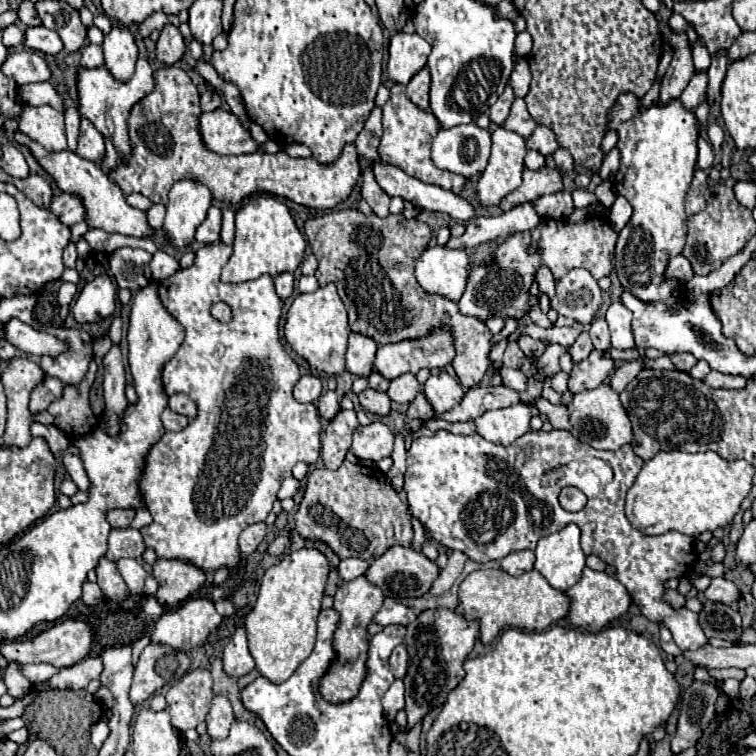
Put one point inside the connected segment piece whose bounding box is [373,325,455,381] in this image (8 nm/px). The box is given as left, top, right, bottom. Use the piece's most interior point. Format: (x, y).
(436, 350)

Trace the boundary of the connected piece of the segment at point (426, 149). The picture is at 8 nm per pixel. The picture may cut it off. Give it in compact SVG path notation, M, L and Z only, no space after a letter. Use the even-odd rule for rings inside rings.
M393 85L391 99L383 105L383 137L381 137L381 145L379 145L379 157L383 161L403 169L407 175L421 179L423 183L439 185L447 191L459 193L465 187L465 177L443 171L443 169L435 167L431 161L431 141L433 141L433 133L437 133L437 131L439 131L439 123L435 121L435 117L429 111L423 111L417 105L413 105L409 101L409 97L405 95L403 85Z

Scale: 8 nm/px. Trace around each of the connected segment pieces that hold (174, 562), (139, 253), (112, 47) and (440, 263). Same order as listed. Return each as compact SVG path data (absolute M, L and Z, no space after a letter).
M157 559L153 563L153 577L159 581L155 599L165 607L177 607L187 601L205 581L205 573L179 559Z
M121 247L115 253L111 253L109 271L119 287L137 291L151 283L151 269L149 269L151 257L153 255L143 249Z
M117 25L109 35L105 35L101 47L105 57L105 69L117 81L129 81L135 73L135 61L137 61L137 45L133 35L125 27Z
M433 247L427 249L415 263L417 283L427 293L441 295L449 301L459 301L469 273L469 257L463 249Z

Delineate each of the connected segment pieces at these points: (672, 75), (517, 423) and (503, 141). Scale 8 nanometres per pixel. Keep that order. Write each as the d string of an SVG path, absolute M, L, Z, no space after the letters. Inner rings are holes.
M661 25L661 33L671 43L671 47L675 49L673 61L671 61L663 81L661 81L661 91L659 91L659 101L657 101L659 105L665 105L683 93L683 89L687 87L689 79L693 77L695 69L693 69L693 59L691 59L687 35L673 33L669 29L669 25Z
M513 405L483 413L475 419L475 427L483 439L491 443L511 445L515 439L529 431L529 421L531 409L527 405Z
M497 127L491 133L491 155L489 155L489 163L479 179L477 185L477 193L475 199L481 207L491 207L491 205L499 205L503 197L507 197L511 191L515 191L521 185L521 171L523 171L523 157L527 153L525 149L525 139L513 131L507 131L503 127Z

